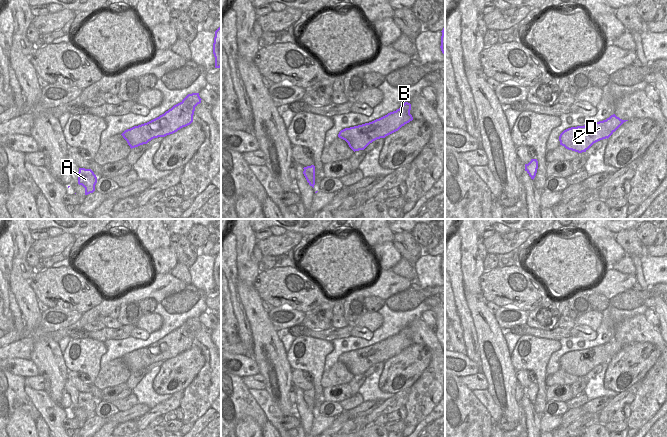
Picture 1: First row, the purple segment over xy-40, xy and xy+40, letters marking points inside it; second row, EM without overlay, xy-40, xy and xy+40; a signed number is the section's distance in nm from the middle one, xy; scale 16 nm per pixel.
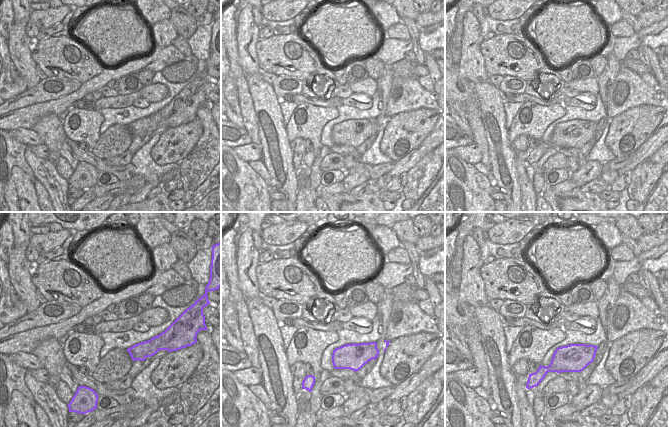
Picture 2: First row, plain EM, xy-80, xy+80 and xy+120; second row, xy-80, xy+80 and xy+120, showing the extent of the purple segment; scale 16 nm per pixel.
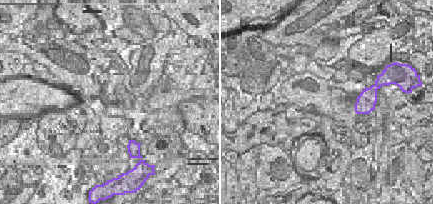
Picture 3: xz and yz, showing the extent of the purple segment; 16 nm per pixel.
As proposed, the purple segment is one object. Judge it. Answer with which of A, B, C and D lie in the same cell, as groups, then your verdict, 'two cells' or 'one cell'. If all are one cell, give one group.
A B C D; one cell

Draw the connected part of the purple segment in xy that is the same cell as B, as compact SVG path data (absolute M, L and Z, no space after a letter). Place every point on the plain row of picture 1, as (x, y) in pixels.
M405 326L396 335L379 343L341 354L338 361L345 364L354 376L364 374L373 365L385 362L412 345L410 334L411 328Z

